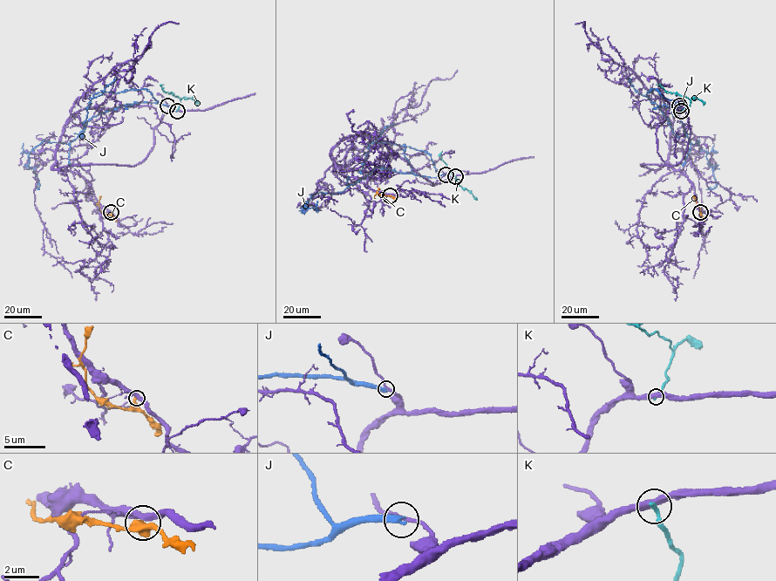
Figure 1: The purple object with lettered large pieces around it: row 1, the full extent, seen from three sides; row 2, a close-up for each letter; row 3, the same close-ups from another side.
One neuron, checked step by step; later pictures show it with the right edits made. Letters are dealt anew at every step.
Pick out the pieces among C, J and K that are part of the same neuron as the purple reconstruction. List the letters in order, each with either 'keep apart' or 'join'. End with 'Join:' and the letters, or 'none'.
C: keep apart
J: keep apart
K: keep apart
Join: none

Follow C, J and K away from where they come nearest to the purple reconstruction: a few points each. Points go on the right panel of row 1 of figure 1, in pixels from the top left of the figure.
C: (700, 212), (693, 195)
J: (679, 105), (673, 115), (690, 140), (698, 141), (713, 167), (716, 187), (705, 189)
K: (681, 111), (690, 105), (690, 99), (667, 92), (656, 84)

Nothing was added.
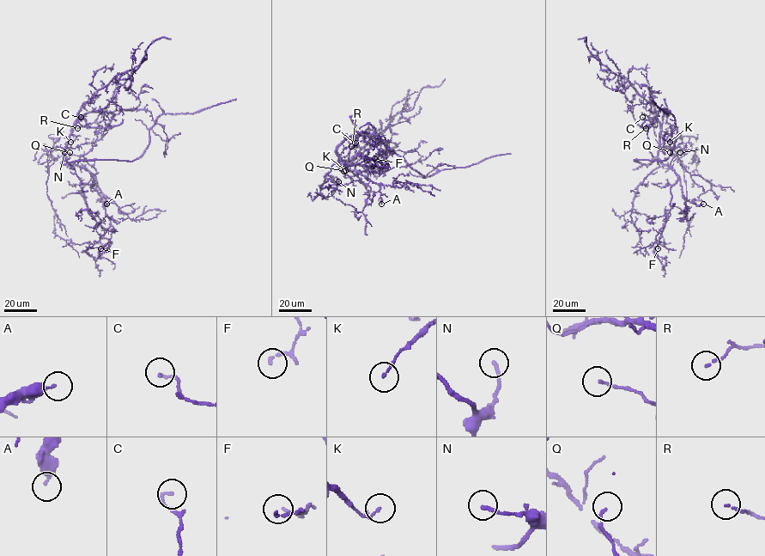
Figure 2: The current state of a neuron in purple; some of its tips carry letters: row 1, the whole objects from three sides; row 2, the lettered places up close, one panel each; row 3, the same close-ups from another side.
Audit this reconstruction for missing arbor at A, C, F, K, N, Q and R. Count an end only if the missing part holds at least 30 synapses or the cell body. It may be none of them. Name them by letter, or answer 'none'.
none

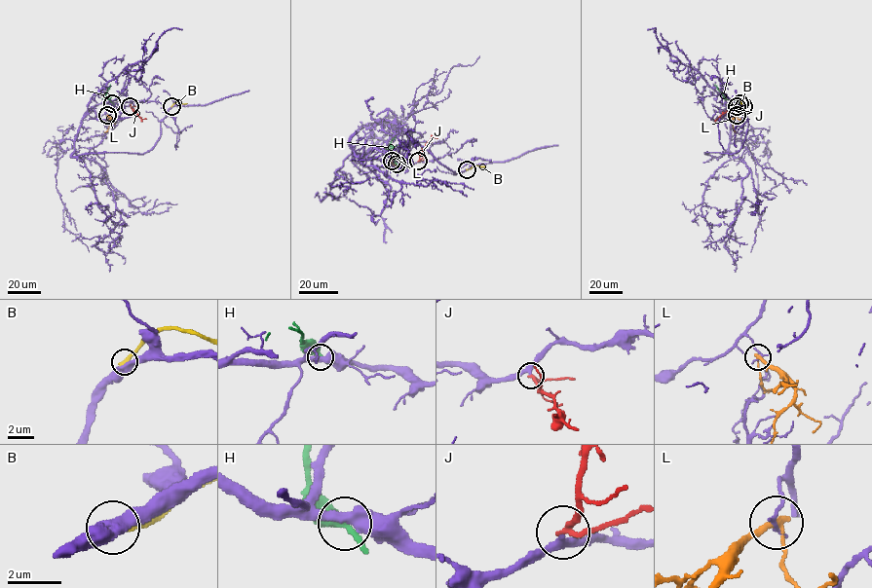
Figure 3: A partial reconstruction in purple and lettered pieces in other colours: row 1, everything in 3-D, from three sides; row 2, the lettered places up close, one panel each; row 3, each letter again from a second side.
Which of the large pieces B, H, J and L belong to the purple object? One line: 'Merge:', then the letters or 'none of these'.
Merge: J

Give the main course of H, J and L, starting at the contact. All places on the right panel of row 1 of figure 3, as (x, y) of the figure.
H: (739, 103), (725, 97), (714, 85)
J: (737, 106), (717, 119)
L: (737, 115), (733, 121), (737, 132)

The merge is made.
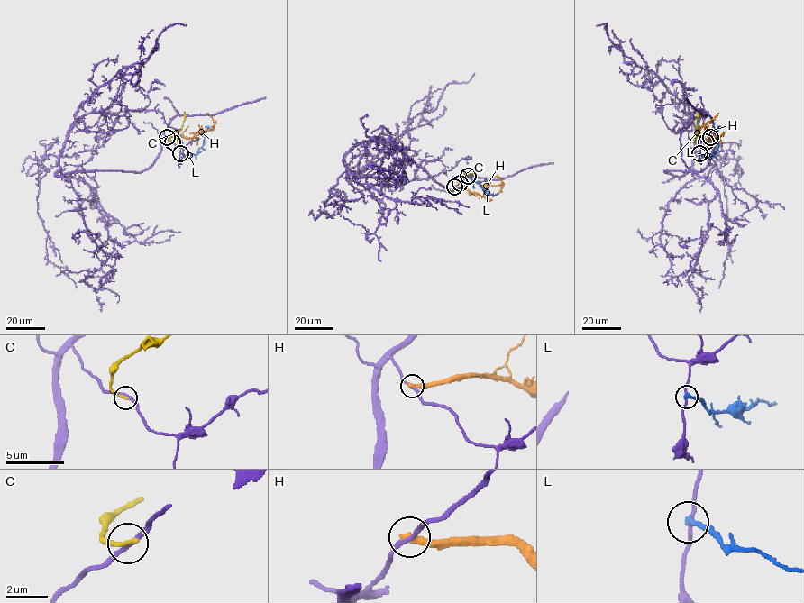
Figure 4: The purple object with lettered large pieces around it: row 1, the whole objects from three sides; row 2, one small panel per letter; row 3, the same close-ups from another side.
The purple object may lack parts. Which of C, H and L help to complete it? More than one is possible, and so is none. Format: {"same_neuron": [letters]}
{"same_neuron": []}

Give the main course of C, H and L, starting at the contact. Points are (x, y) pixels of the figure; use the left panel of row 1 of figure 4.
C: (172, 141), (169, 137), (181, 129), (184, 111)
H: (167, 137), (195, 137), (195, 133), (213, 129), (214, 122), (207, 112)
L: (180, 153), (184, 156), (196, 153), (203, 144), (205, 126)

